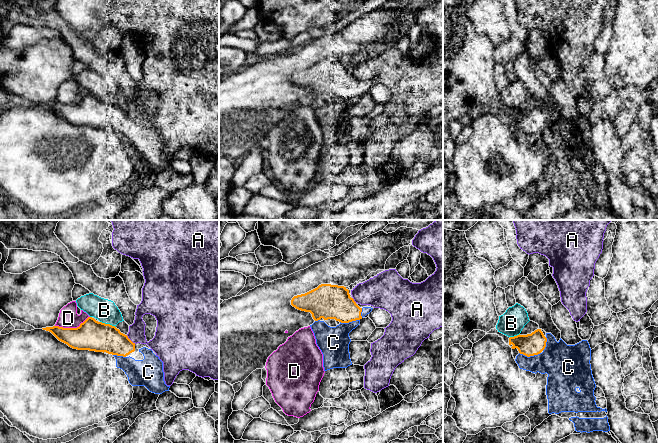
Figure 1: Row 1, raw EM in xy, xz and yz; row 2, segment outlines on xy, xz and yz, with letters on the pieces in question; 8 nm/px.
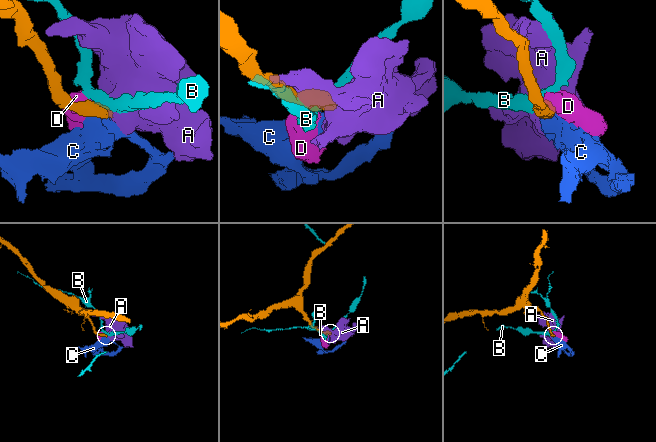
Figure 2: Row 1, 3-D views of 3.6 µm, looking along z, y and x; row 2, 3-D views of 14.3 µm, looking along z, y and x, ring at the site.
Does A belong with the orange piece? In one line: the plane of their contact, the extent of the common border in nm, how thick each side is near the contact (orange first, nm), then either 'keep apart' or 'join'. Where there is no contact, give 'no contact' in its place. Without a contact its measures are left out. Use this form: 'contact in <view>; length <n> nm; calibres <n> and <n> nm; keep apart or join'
contact in xy; length 100 nm; calibres 240 and 160 nm; keep apart

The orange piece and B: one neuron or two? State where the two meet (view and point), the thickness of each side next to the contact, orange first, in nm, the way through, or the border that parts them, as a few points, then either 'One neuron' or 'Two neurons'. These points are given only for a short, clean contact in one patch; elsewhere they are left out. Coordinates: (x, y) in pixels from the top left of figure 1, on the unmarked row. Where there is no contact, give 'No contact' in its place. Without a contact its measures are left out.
Touches orange at xy (108, 100). Thickness 240 nm (orange) against 180 nm. Two neurons

